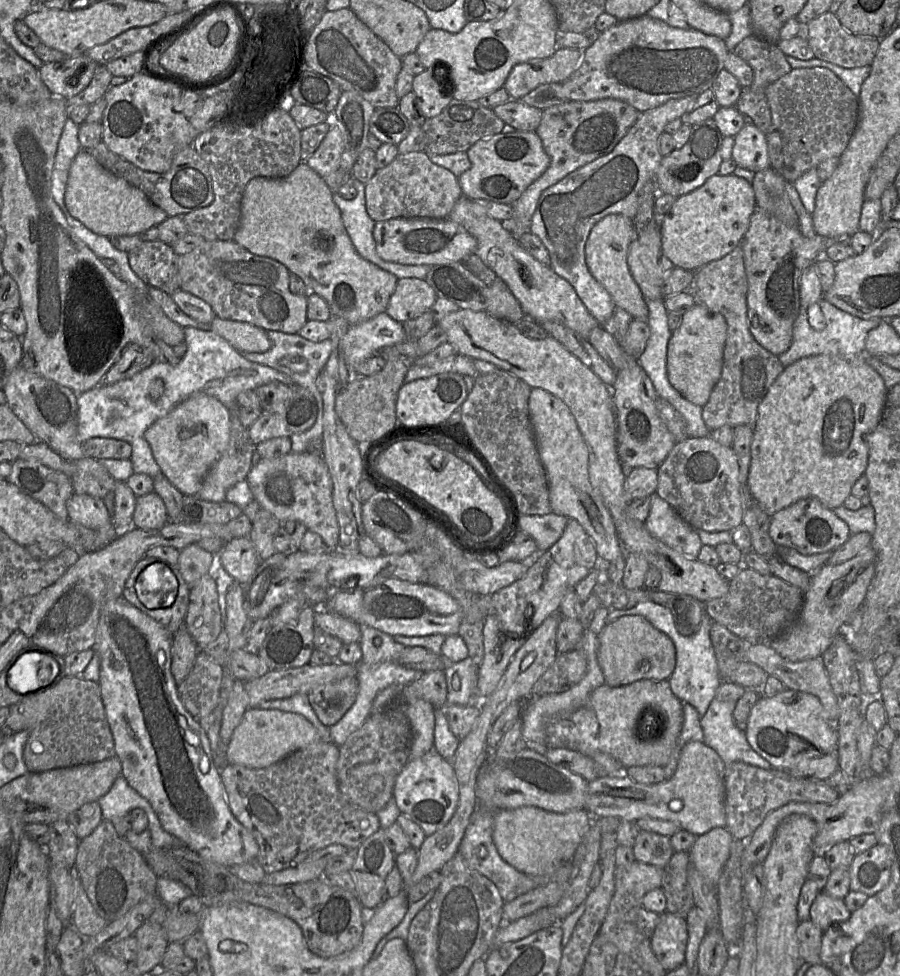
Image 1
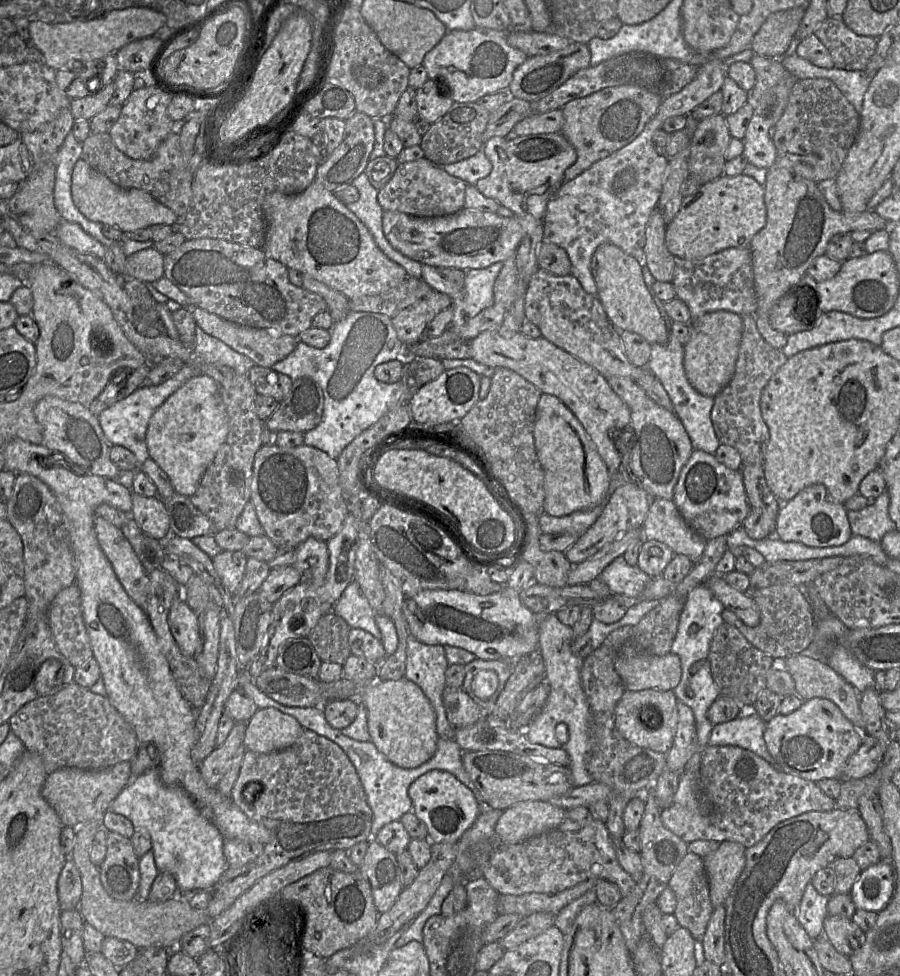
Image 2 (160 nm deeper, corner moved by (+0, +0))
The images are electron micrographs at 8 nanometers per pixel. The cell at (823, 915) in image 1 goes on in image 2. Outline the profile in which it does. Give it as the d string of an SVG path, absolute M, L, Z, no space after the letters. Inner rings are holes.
M827 915L823 922L823 934L835 949L850 957L866 939L865 932L852 919Z

